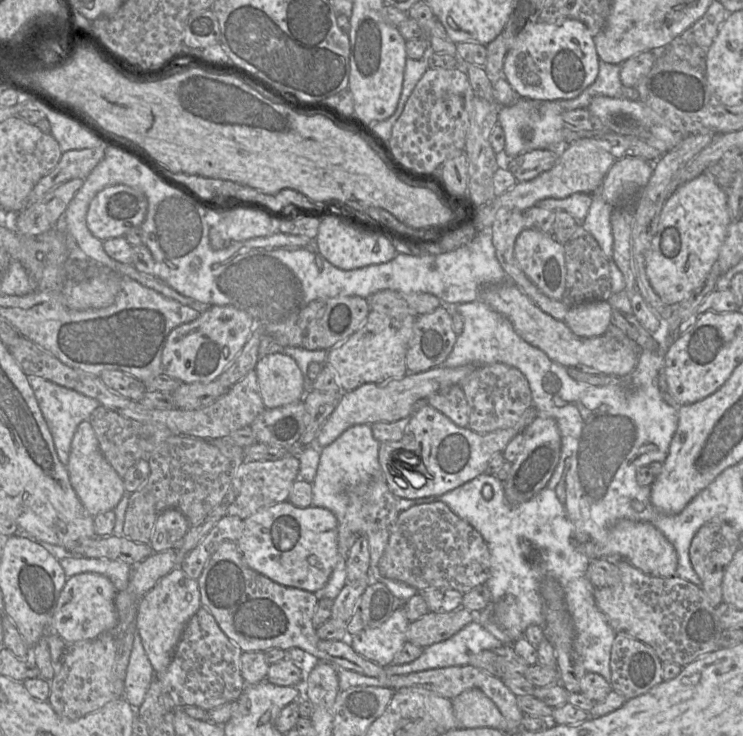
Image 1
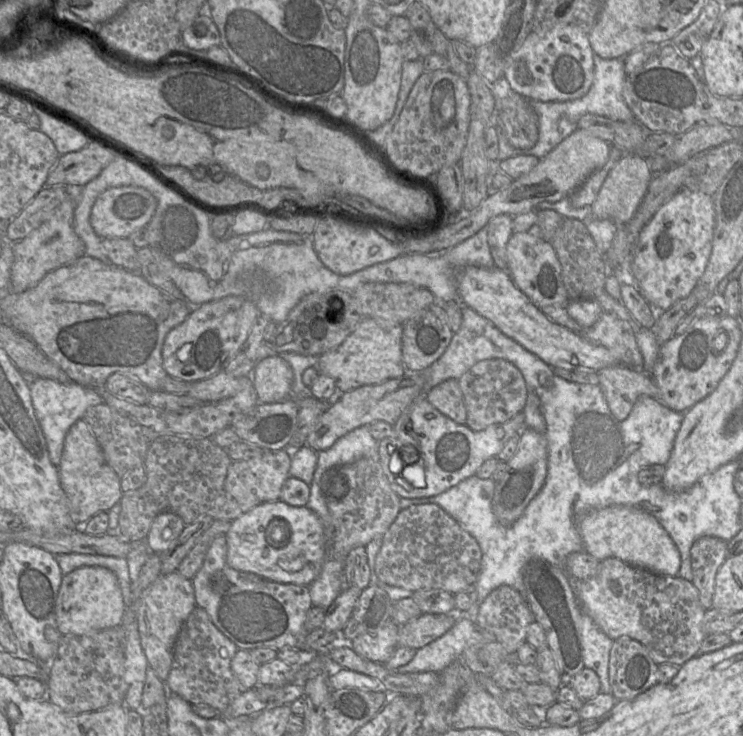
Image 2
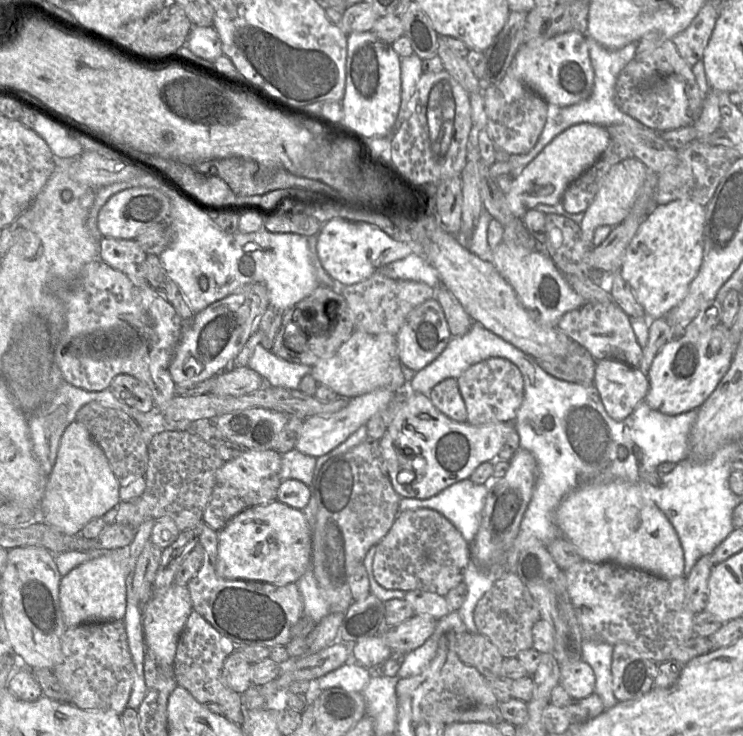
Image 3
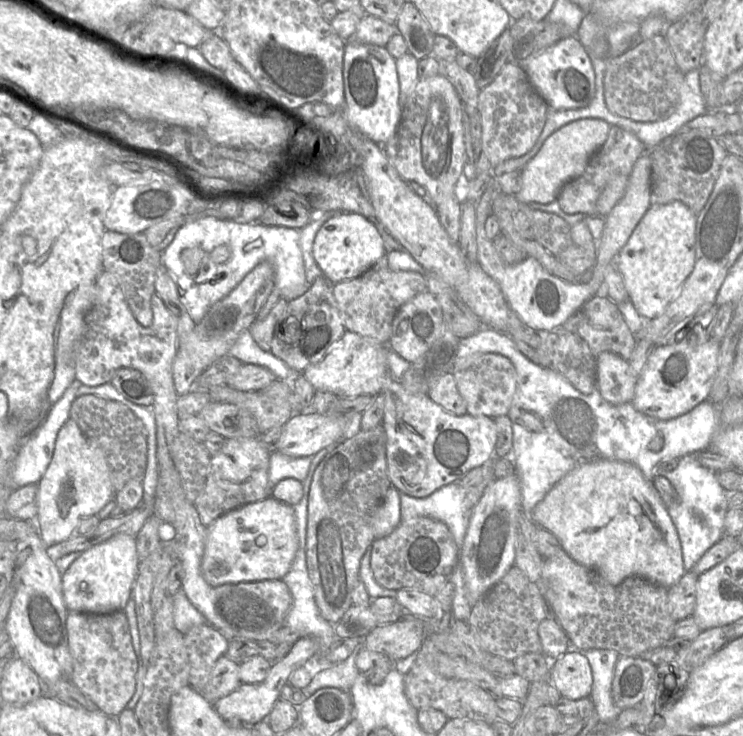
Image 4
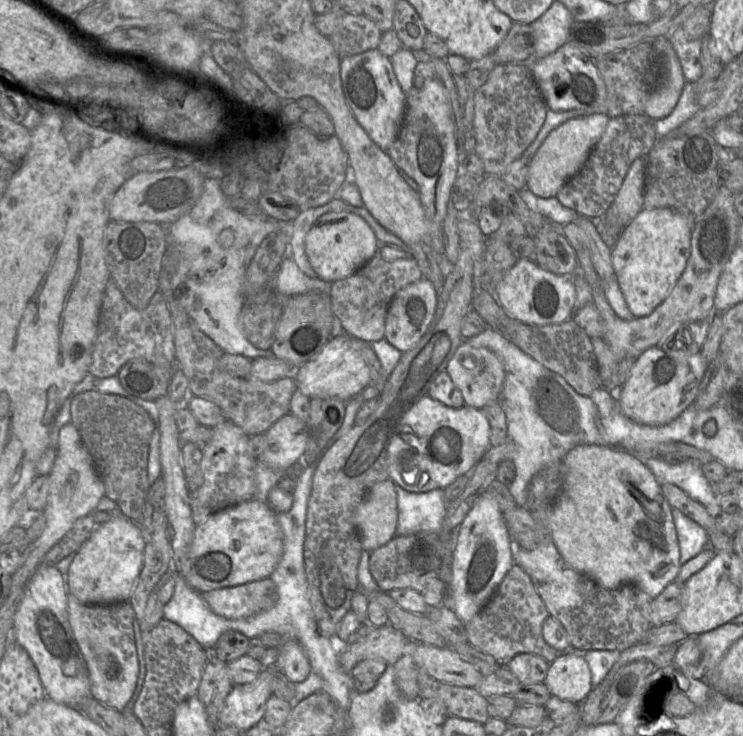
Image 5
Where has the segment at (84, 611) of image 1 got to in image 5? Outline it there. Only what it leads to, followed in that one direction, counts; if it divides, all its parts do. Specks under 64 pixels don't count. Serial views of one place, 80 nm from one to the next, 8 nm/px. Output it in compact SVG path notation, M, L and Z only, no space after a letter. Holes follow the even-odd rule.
M121 513L113 515L108 521L97 525L74 554L74 559L65 576L68 594L75 596L82 604L113 604L129 601L143 566L145 546L138 524Z

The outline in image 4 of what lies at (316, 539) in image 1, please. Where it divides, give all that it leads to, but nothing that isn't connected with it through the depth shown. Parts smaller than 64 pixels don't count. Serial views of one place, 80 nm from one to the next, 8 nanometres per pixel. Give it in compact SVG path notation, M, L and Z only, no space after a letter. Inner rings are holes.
M270 496L231 510L207 526L202 575L211 586L280 580L289 572L298 547L293 506Z

